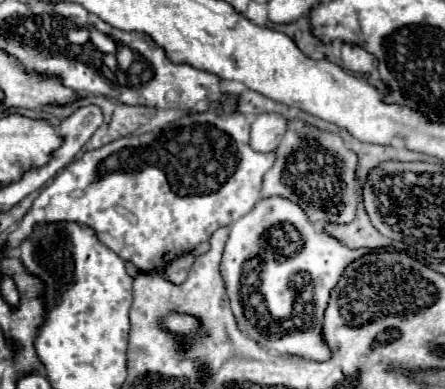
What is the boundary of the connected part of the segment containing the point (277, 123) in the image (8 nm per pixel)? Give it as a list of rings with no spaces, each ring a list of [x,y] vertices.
[[[260,113],[252,123],[250,147],[258,153],[270,153],[286,133],[286,119],[274,113]]]

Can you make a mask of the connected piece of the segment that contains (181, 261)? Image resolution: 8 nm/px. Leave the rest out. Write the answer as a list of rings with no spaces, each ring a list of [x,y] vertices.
[[[188,253],[188,255],[180,255],[176,257],[168,267],[166,267],[166,277],[174,283],[182,283],[186,277],[188,277],[188,271],[192,267],[192,261],[194,261],[194,255]]]

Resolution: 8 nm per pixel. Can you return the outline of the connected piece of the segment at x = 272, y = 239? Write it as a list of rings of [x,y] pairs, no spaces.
[[[270,197],[260,199],[256,207],[230,225],[230,235],[222,255],[222,279],[236,319],[242,319],[250,327],[250,337],[262,347],[276,351],[280,355],[302,357],[308,361],[328,361],[332,351],[322,339],[322,319],[330,301],[330,291],[336,287],[342,271],[354,259],[366,255],[366,249],[348,249],[338,239],[318,233],[308,221],[300,205],[284,199]]]

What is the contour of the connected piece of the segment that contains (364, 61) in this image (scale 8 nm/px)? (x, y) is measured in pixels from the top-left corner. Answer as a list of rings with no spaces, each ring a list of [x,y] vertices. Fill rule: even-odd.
[[[352,43],[342,45],[342,63],[348,71],[354,71],[354,73],[370,73],[378,65],[378,61],[372,53],[368,53],[364,47],[352,45]]]

